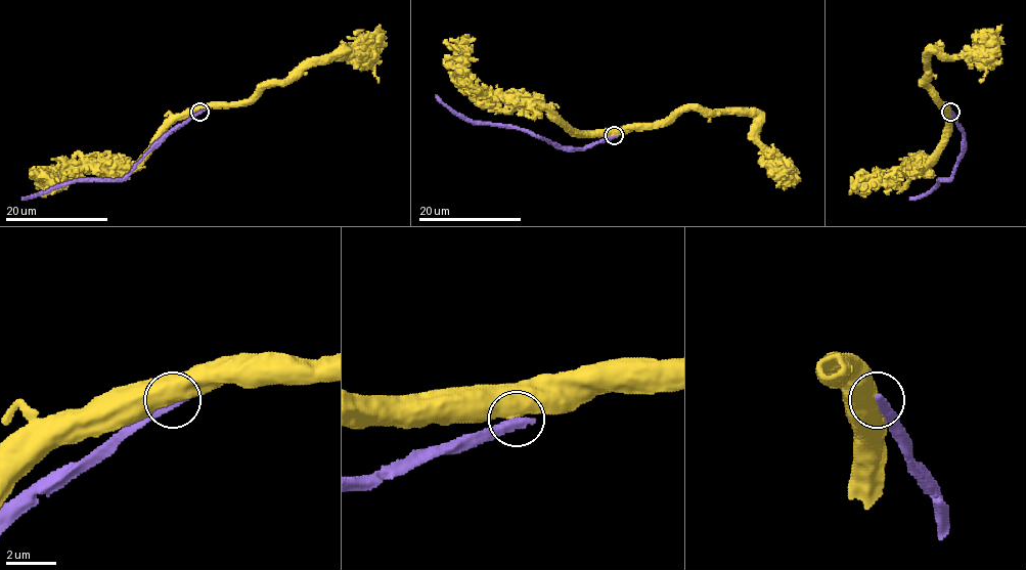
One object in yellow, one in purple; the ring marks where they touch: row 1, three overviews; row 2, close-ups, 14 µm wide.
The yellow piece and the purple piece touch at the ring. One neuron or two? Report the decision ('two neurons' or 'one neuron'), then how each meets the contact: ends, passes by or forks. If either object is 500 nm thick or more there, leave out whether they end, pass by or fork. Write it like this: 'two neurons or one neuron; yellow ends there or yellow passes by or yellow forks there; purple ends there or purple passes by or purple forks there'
two neurons

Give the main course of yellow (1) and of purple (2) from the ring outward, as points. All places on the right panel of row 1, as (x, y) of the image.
1: (950, 111), (924, 83), (925, 59), (933, 51), (966, 55), (975, 46), (981, 46), (1002, 25)
2: (950, 111), (963, 131), (963, 154), (954, 173), (930, 190), (909, 200)

